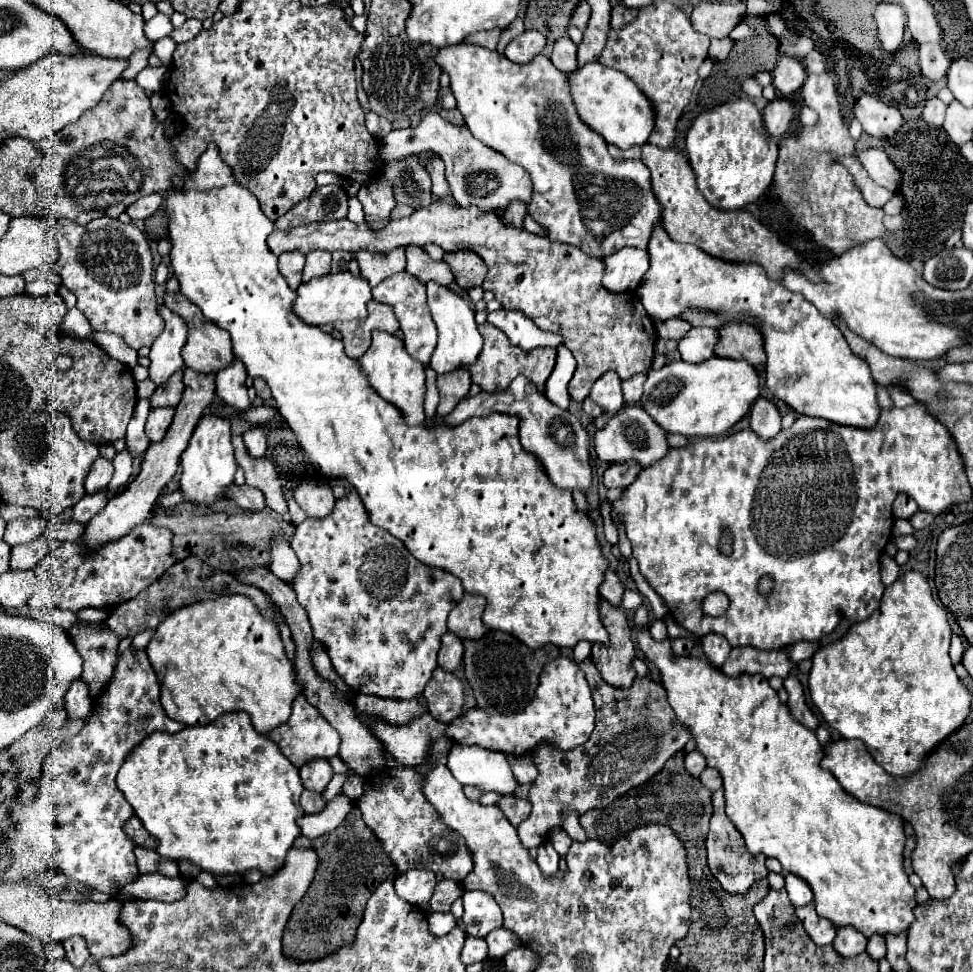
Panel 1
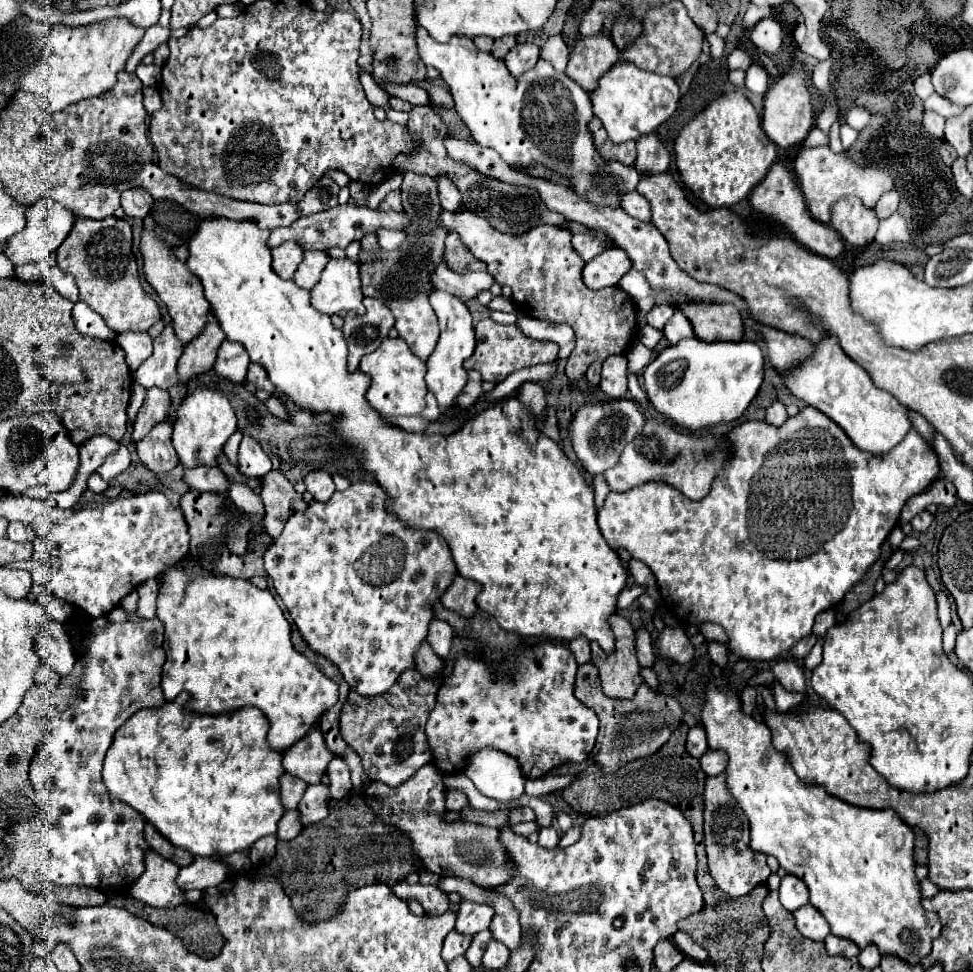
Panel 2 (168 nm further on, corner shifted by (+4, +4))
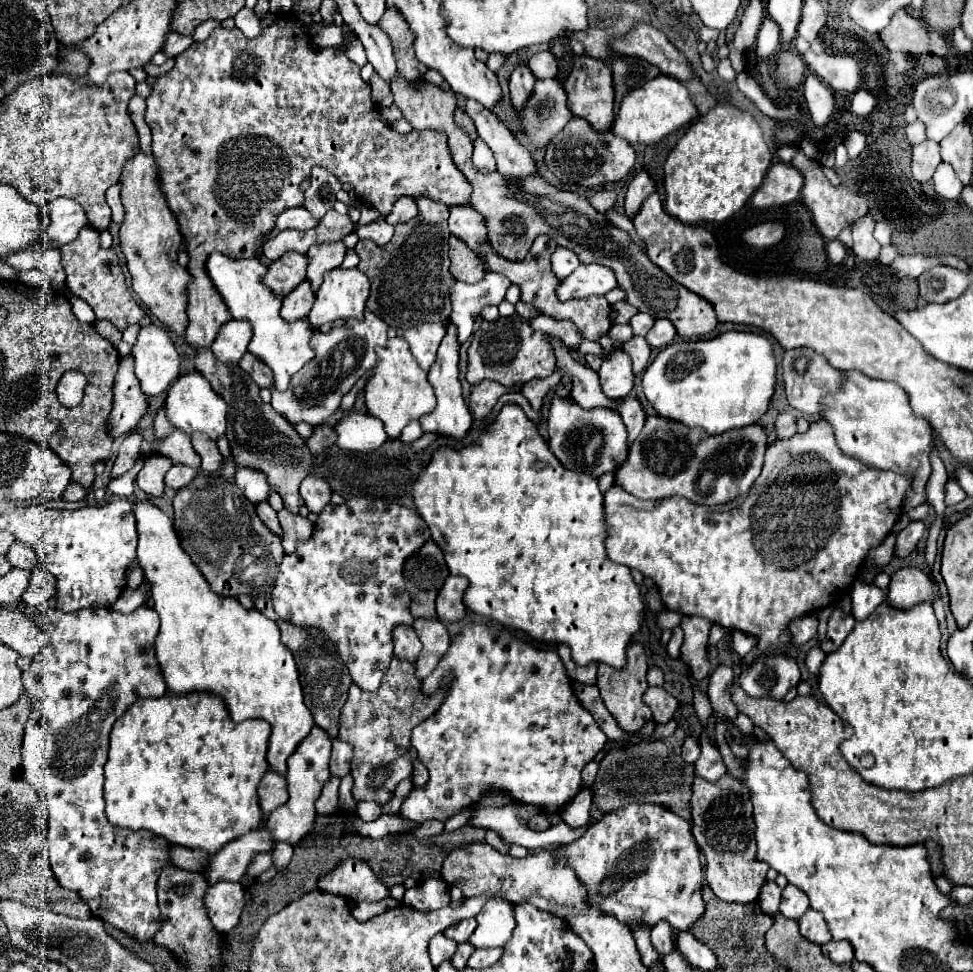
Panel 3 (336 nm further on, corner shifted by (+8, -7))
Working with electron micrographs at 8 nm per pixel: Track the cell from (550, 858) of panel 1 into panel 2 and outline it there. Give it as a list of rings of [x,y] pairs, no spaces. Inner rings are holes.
[[[553,827],[539,831],[539,845],[541,845],[541,847],[545,847],[545,849],[555,849],[557,843],[559,843],[559,835],[557,835],[557,831],[555,831]]]

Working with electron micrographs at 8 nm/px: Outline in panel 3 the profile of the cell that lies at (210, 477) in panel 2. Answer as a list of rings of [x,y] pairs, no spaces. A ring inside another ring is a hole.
[[[173,464],[171,470],[165,474],[165,484],[173,490],[179,490],[183,488],[185,484],[191,482],[191,478],[195,476],[195,470],[191,466],[185,466],[185,464]]]

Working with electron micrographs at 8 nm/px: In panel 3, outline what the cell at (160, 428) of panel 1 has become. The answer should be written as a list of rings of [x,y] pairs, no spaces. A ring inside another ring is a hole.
[[[151,456],[145,460],[143,470],[137,474],[137,486],[149,496],[161,496],[165,490],[165,474],[171,468],[171,460],[165,456]]]

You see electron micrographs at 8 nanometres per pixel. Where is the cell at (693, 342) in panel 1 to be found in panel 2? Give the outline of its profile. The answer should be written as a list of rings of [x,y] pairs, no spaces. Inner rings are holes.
[[[675,311],[675,315],[669,319],[669,323],[665,325],[663,329],[667,341],[671,345],[677,345],[681,339],[687,339],[687,337],[695,337],[693,333],[693,327],[689,325],[689,319],[681,313],[681,311]]]

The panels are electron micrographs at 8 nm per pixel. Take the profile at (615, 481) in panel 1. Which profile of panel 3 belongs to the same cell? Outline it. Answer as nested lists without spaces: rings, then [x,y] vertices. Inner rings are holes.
[[[651,416],[647,418],[637,442],[629,448],[629,456],[615,474],[615,480],[627,492],[643,500],[669,498],[677,494],[695,504],[727,504],[749,492],[761,474],[765,450],[767,432],[759,424],[709,436],[703,428],[689,428],[663,416]]]

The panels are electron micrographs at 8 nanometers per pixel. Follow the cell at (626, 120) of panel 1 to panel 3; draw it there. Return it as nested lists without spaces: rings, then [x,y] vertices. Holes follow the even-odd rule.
[[[657,76],[649,84],[629,90],[621,102],[619,114],[613,122],[613,134],[625,138],[629,144],[655,144],[661,138],[669,136],[671,132],[679,130],[681,126],[693,122],[699,116],[699,108],[691,100],[691,92],[679,82],[669,76]]]

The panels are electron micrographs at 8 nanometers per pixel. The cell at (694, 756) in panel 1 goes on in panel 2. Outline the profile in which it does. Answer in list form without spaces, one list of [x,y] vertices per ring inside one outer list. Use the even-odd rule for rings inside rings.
[[[697,725],[693,729],[689,729],[689,735],[687,735],[687,749],[689,749],[689,755],[691,757],[701,757],[707,753],[709,745],[707,745],[707,737],[705,737],[705,731]]]

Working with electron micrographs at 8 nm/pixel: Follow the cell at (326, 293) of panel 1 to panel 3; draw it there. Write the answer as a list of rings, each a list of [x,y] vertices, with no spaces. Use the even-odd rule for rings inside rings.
[[[333,268],[317,292],[309,312],[309,324],[319,328],[341,318],[363,318],[371,280],[359,268]]]

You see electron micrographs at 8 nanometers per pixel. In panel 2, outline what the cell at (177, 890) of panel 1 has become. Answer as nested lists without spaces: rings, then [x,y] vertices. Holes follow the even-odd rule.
[[[195,857],[195,863],[189,867],[183,867],[175,879],[177,887],[181,891],[191,889],[207,889],[215,887],[221,881],[227,879],[231,869],[217,861],[217,857]]]

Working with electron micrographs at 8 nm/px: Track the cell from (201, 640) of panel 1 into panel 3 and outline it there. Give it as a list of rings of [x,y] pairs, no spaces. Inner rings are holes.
[[[141,500],[133,506],[135,522],[137,522],[137,558],[145,572],[145,578],[153,584],[153,608],[161,616],[161,628],[155,638],[157,660],[161,664],[165,684],[169,692],[185,694],[193,690],[207,690],[225,698],[231,718],[235,722],[247,718],[263,718],[271,724],[273,732],[269,738],[267,762],[269,770],[285,776],[287,758],[297,750],[299,742],[311,732],[315,726],[311,712],[303,702],[303,690],[299,682],[299,672],[293,660],[291,650],[279,640],[279,626],[265,618],[257,610],[243,608],[237,598],[217,596],[207,580],[201,576],[197,566],[185,554],[177,540],[177,532],[173,528],[173,520],[157,508],[151,500]]]

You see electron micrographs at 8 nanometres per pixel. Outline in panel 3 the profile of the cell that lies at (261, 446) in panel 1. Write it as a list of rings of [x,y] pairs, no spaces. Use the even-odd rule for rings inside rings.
[[[237,468],[235,482],[237,482],[237,486],[243,490],[245,498],[247,498],[251,504],[267,502],[269,494],[271,494],[269,484],[265,482],[265,474],[261,474],[261,472],[253,472],[253,470],[249,470],[249,468]]]

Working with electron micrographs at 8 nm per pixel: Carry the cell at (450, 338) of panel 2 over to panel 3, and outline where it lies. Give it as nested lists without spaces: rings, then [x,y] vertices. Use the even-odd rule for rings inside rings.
[[[449,322],[447,324],[447,336],[441,342],[439,354],[437,354],[437,362],[433,364],[431,372],[429,372],[429,384],[435,390],[437,396],[437,408],[431,414],[425,414],[419,418],[423,432],[431,432],[443,438],[457,438],[461,440],[467,430],[471,428],[471,412],[465,406],[463,394],[461,394],[461,382],[459,382],[459,342],[457,342],[457,334],[455,334],[455,326]]]

